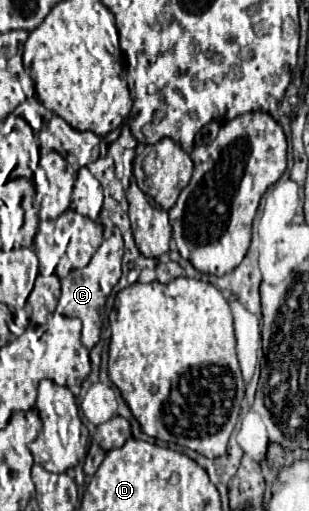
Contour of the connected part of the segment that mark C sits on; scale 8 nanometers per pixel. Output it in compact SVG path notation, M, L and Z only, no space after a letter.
M118 227L104 229L104 241L98 253L84 269L72 271L68 277L61 280L61 296L58 300L56 312L64 313L68 317L78 317L82 321L82 343L86 349L92 349L100 341L100 329L105 318L105 305L112 287L120 281L122 275L122 255L124 255L124 241Z

